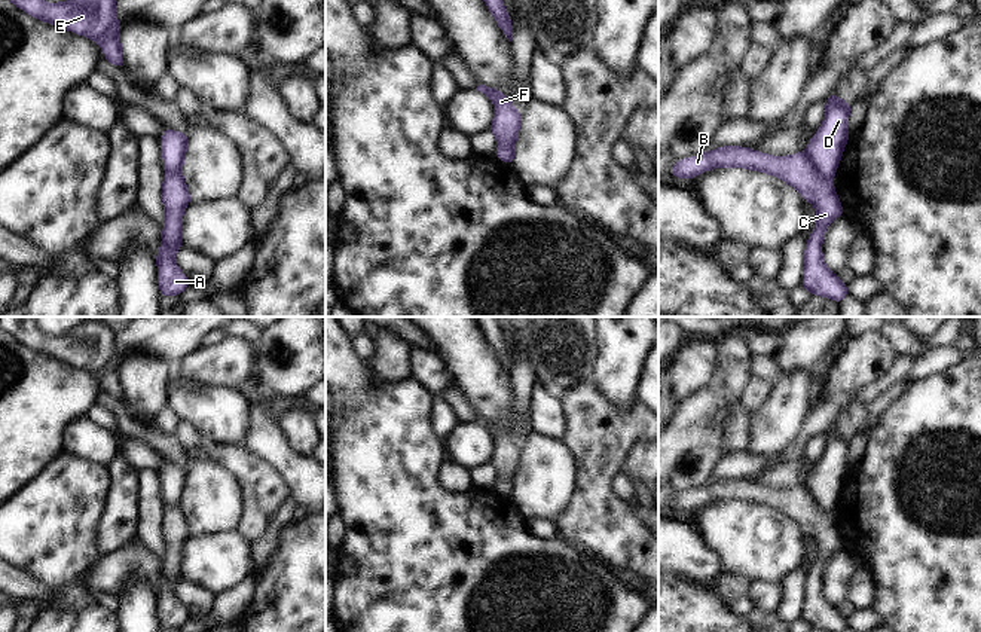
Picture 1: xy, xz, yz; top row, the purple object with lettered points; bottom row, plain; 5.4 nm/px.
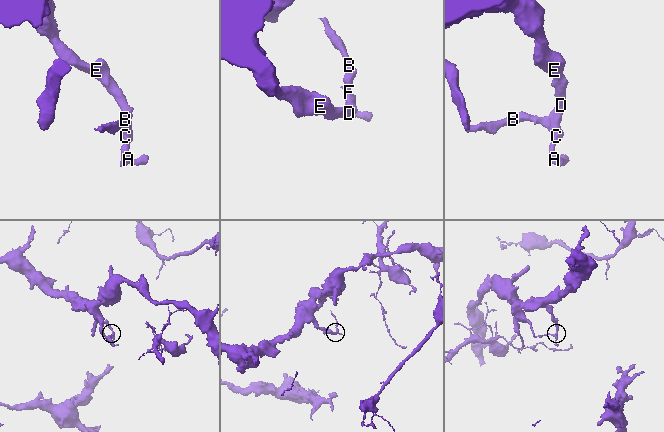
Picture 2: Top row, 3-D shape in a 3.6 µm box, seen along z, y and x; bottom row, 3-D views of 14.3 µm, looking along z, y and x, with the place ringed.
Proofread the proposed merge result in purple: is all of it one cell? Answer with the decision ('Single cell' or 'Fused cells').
Fused cells

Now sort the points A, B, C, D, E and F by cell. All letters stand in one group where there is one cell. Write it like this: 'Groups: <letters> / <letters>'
Groups: A B C F / D E

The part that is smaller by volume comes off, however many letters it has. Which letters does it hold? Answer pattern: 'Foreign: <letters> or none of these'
Foreign: A, B, C, F

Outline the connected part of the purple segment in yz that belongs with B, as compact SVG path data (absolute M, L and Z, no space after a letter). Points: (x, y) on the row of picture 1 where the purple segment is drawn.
M740 146L716 147L699 156L676 161L669 174L673 174L678 180L693 178L718 167L746 168L779 177L816 208L818 225L810 233L804 250L801 287L813 296L823 296L840 305L849 294L849 287L826 268L822 257L822 241L826 228L835 217L844 216L843 205L834 190L834 180L825 178L806 153L771 156Z

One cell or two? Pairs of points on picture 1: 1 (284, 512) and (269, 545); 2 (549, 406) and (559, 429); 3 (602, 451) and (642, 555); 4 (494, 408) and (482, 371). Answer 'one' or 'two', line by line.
1: one
2: one
3: one
4: one

